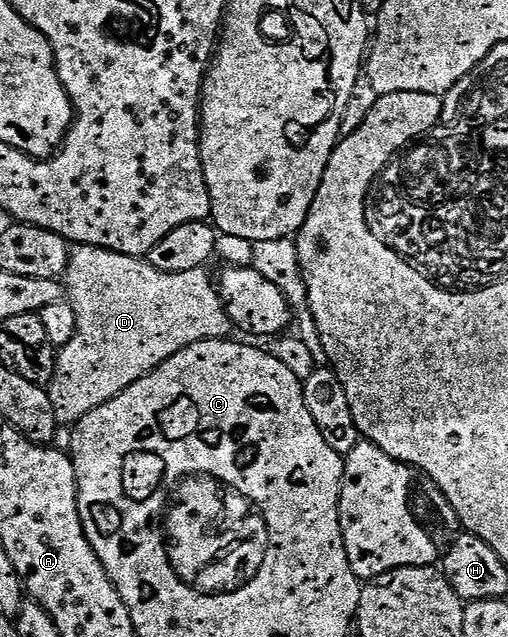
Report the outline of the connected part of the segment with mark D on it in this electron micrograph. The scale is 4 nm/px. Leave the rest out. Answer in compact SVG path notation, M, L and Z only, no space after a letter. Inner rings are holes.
M76 245L71 250L68 259L68 271L66 274L66 297L70 302L71 308L76 310L76 332L69 336L68 342L62 346L56 357L56 369L52 373L52 380L47 386L50 395L50 403L54 407L59 424L68 427L75 426L81 417L86 416L90 411L102 407L110 399L114 399L126 387L130 387L138 379L145 377L147 373L152 373L163 361L170 359L178 351L190 347L199 341L214 341L224 339L233 332L234 326L232 320L228 317L228 310L218 292L217 286L208 278L207 268L201 267L194 271L182 271L181 273L163 273L154 266L149 265L147 260L131 257L125 253L116 253L113 249L100 249L96 245Z

